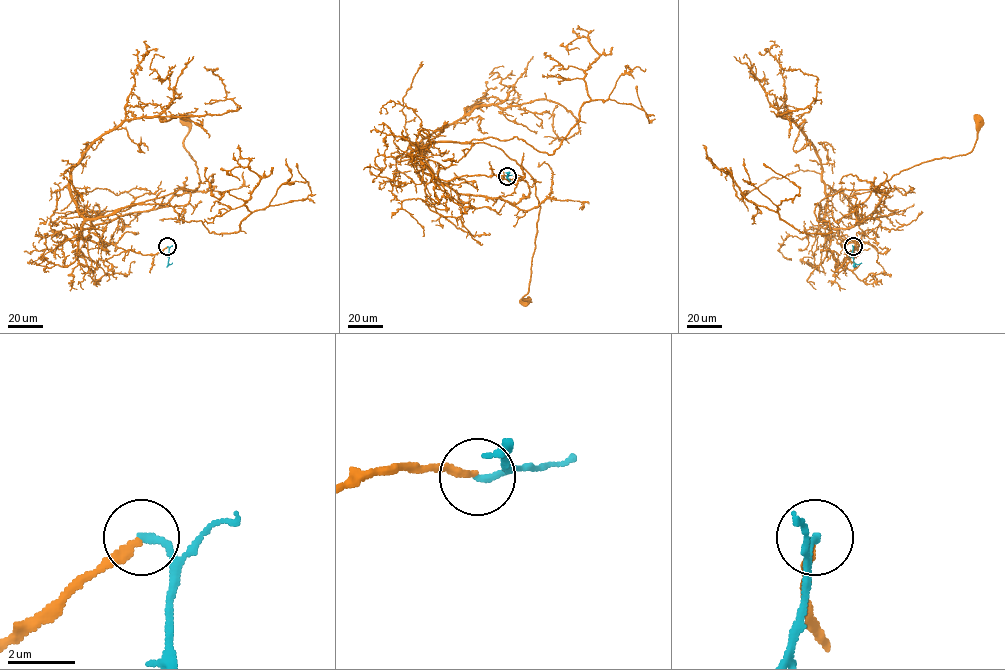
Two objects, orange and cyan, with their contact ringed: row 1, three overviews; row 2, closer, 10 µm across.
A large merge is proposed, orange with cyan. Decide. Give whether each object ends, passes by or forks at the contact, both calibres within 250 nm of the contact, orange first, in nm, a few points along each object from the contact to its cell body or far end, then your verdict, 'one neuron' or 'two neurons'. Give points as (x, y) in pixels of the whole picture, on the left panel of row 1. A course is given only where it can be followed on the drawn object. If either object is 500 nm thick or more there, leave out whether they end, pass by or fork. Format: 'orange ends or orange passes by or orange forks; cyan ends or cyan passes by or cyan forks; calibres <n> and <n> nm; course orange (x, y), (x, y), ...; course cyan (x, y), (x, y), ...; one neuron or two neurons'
orange ends; cyan ends; calibres 220 and 200 nm; course orange (167, 247), (142, 254), (81, 239), (82, 225), (196, 189), (197, 166), (183, 144), (188, 121); course cyan (167, 247), (168, 262), (172, 263); two neurons

